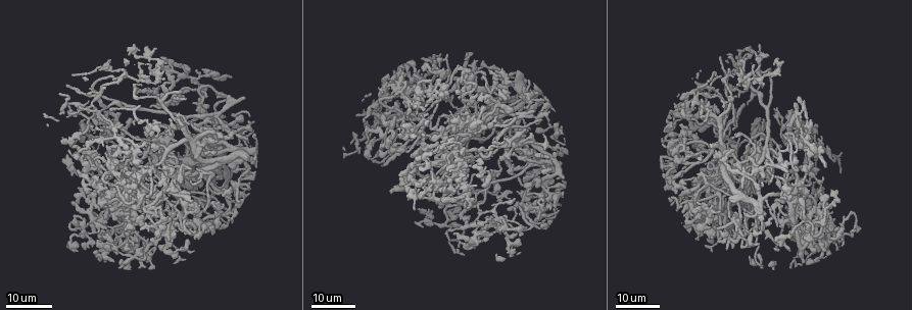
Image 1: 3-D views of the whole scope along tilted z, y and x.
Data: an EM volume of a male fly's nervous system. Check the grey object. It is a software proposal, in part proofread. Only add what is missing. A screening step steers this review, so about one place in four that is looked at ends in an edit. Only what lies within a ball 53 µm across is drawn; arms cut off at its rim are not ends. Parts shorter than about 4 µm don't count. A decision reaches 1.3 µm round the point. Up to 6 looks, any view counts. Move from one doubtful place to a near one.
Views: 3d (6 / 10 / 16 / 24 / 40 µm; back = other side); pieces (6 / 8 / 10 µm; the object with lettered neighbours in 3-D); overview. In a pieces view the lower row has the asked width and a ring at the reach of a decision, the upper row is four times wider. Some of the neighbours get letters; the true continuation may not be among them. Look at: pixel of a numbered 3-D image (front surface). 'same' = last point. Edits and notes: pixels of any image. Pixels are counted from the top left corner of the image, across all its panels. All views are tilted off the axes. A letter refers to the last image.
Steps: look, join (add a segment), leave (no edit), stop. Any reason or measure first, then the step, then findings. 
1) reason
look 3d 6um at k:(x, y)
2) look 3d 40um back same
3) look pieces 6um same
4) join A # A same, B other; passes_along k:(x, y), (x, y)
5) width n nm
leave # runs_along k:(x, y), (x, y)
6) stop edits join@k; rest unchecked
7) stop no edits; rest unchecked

an open end
look 3d 16um at 1:(430, 106)

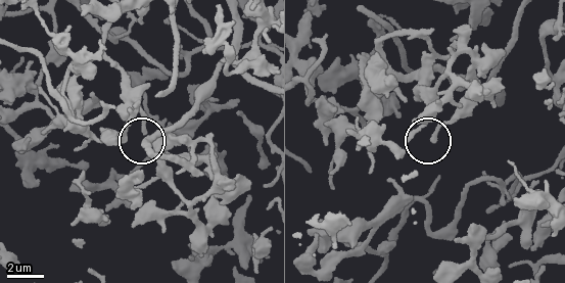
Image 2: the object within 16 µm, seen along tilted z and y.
see the neighbours
look pieces 8um at 2:(434, 137)

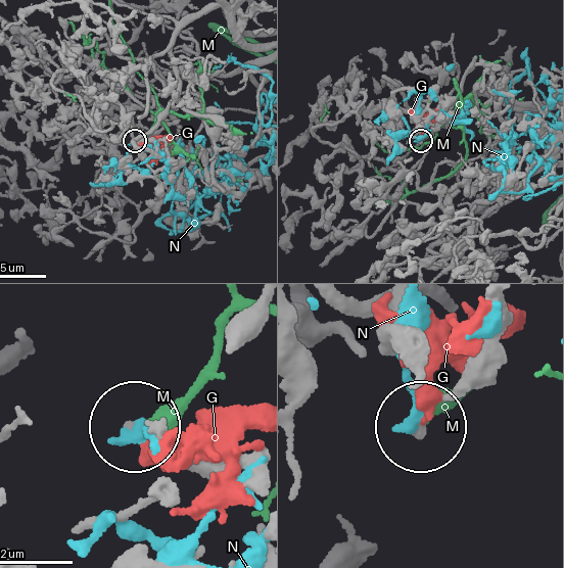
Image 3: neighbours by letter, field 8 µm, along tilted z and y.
leave # G other, M other, N other; no lettered segment goes on from it

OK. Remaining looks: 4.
an open end
look 3d 24um at 1:(511, 192)

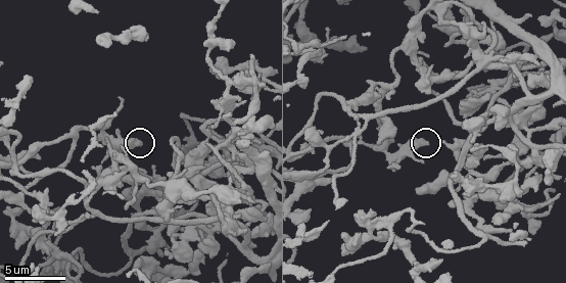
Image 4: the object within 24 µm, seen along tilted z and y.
what lies round it
look pieces 10um at 4:(423, 143)

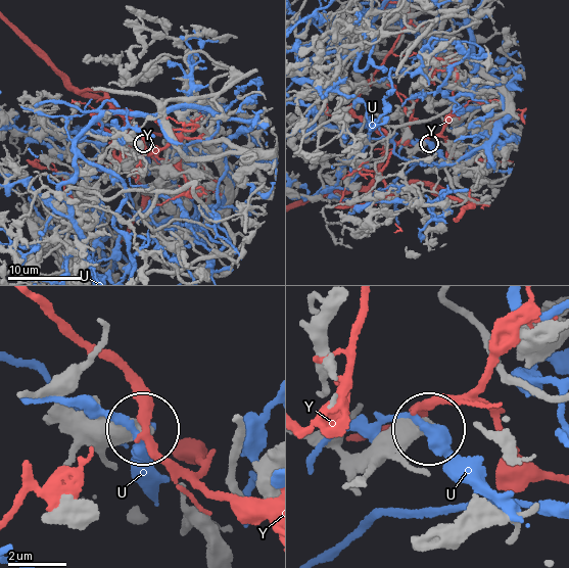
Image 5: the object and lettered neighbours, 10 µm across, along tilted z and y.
leave # U other, Y other; none of them fits

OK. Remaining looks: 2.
branch stops here
look 3d 10um at 4:(256, 232)

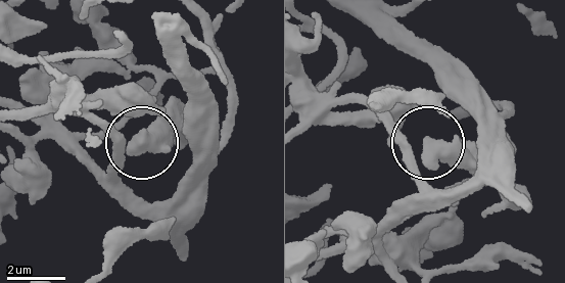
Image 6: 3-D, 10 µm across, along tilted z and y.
what lies round it
look pieces 8um at 6:(143, 144)

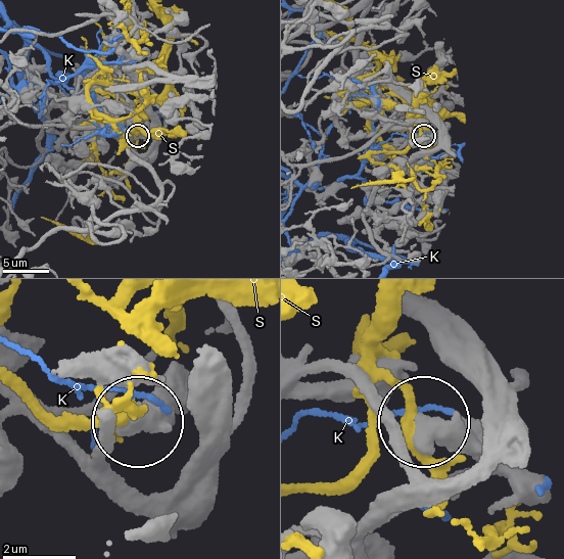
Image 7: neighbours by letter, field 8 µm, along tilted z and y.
width 560 nm
leave # K other, S other; no lettered segment goes on from it

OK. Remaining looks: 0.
stop no edits; rest unchecked

